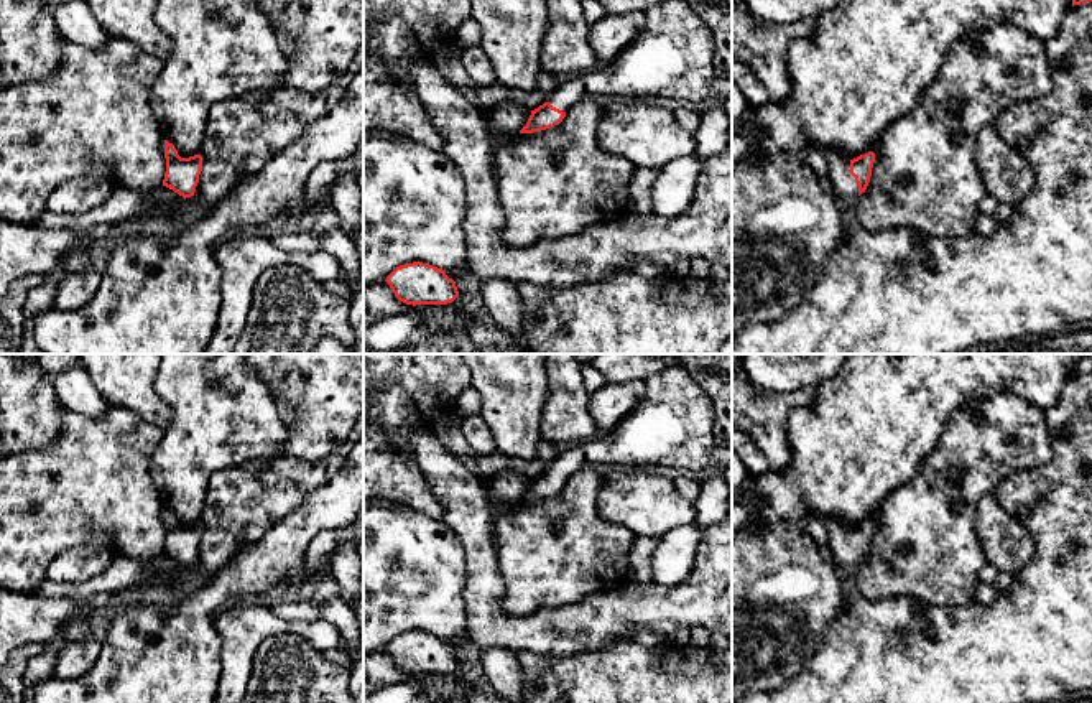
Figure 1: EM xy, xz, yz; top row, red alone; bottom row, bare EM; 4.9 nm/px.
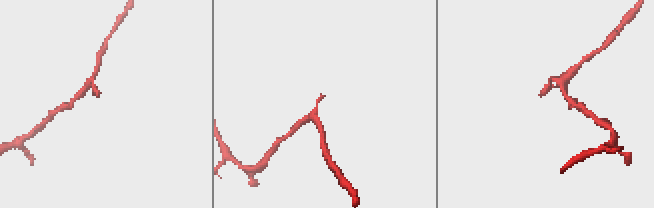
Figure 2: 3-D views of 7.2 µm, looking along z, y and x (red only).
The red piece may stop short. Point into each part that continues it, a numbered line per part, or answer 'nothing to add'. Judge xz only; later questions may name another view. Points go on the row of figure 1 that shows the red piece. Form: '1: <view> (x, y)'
1: xz (683, 45)

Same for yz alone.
1: yz (841, 181)

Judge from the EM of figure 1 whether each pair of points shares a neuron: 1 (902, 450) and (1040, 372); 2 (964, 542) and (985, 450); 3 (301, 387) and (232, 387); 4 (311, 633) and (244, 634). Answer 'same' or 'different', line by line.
1: same
2: same
3: different
4: same

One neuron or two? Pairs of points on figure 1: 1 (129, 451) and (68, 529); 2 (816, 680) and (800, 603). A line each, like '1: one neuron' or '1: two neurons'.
1: one neuron
2: two neurons

